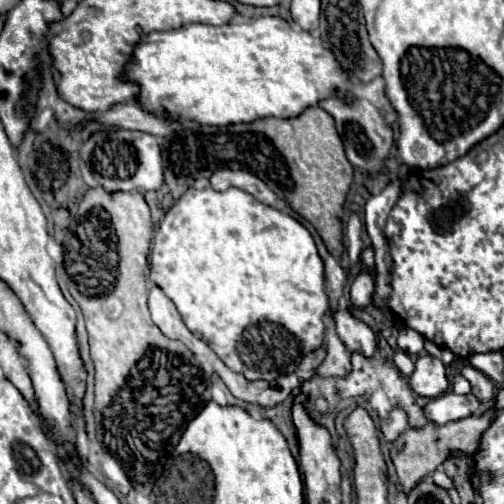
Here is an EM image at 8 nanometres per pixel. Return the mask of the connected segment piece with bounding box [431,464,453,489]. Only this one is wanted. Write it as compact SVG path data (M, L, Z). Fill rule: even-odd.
M441 464L431 475L431 481L437 485L437 487L443 487L443 489L451 489L453 487L453 481L449 479L444 466Z

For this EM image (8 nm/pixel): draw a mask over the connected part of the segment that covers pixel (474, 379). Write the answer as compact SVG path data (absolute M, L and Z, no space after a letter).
M465 365L465 367L461 369L461 375L471 383L473 395L475 395L483 405L491 405L491 403L493 403L495 385L493 385L493 381L491 381L485 373L481 373L479 369L475 369L475 367L471 367L471 365Z

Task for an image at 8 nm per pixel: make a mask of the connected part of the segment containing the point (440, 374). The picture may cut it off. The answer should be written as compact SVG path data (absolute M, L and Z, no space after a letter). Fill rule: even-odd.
M419 355L415 361L415 371L411 375L411 389L427 399L439 397L449 391L449 379L441 359L431 355Z

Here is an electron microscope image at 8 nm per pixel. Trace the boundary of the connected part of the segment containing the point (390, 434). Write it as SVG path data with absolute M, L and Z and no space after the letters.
M393 409L393 411L389 413L389 417L381 421L381 433L383 433L383 439L385 439L387 443L395 441L395 439L399 437L399 433L401 433L405 427L407 427L407 415L405 415L405 411Z

